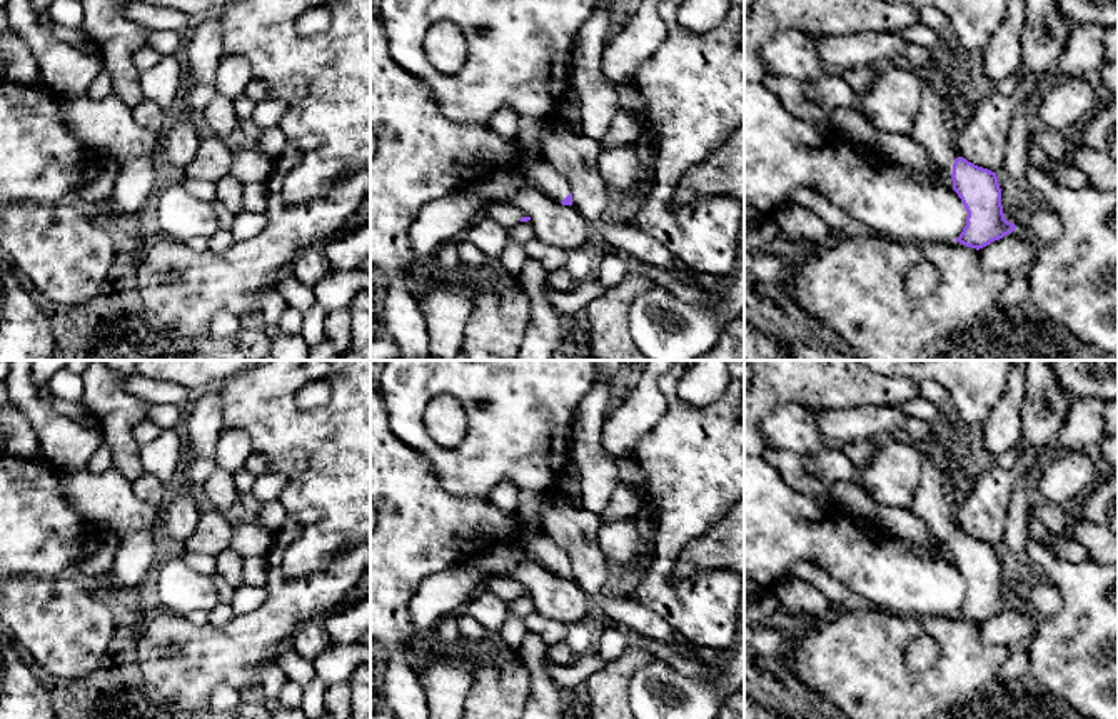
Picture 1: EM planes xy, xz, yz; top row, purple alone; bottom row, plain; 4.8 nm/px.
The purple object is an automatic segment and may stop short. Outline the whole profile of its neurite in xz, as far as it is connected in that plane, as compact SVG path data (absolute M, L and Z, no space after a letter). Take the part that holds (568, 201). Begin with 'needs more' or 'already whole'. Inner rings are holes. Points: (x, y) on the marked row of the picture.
needs more | M537 160L534 163L527 163L526 178L529 185L541 190L551 200L572 205L572 189L567 178L559 173L547 160Z

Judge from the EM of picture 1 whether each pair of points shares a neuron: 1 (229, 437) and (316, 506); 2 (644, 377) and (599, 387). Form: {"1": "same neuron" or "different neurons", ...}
{"1": "different neurons", "2": "different neurons"}

